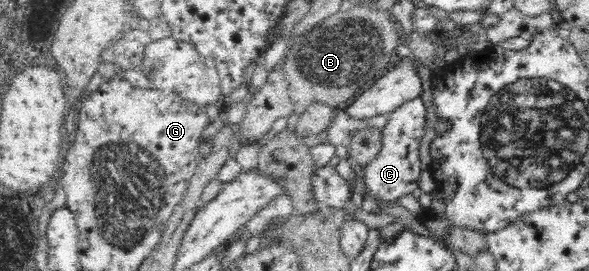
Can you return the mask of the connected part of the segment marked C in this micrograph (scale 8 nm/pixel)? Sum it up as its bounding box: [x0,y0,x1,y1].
[365,97,426,200]

